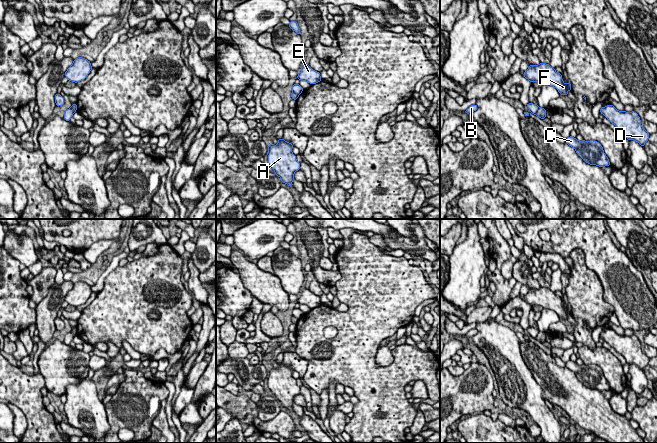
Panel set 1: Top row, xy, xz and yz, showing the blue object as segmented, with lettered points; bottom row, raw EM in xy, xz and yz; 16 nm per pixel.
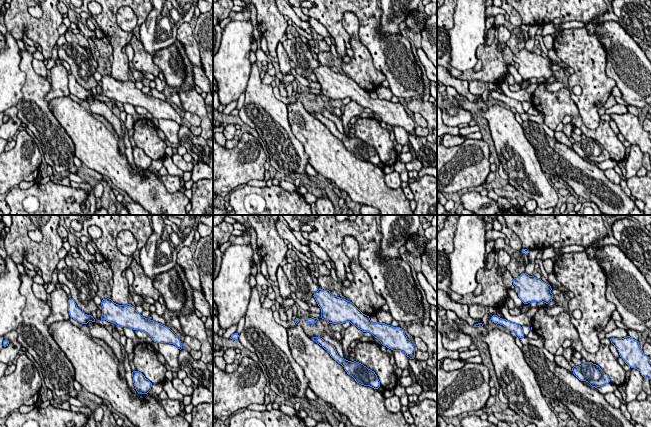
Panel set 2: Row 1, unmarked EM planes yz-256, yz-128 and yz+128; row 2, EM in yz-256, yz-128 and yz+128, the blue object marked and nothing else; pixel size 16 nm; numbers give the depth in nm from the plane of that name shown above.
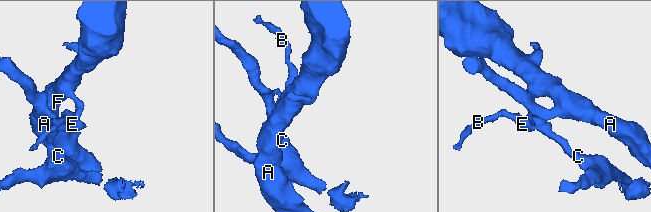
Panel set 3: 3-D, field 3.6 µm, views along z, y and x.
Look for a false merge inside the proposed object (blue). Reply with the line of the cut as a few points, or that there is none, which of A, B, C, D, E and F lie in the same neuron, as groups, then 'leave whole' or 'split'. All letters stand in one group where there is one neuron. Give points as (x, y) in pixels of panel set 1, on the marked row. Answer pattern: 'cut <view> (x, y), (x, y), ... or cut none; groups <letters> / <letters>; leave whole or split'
cut yz (539, 107), (535, 114); groups A D F / B C E; split

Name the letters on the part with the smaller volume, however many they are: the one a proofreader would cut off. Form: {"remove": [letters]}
{"remove": ["B", "C", "E"]}

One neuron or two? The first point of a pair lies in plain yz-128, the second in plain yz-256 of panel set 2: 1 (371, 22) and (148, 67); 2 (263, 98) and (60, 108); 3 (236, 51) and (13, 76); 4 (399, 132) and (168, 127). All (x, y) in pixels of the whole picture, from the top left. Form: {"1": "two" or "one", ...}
{"1": "two", "2": "two", "3": "one", "4": "one"}

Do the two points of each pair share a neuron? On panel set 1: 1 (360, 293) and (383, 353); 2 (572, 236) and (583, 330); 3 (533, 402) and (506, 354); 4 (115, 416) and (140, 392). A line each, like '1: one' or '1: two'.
1: two
2: two
3: one
4: one

